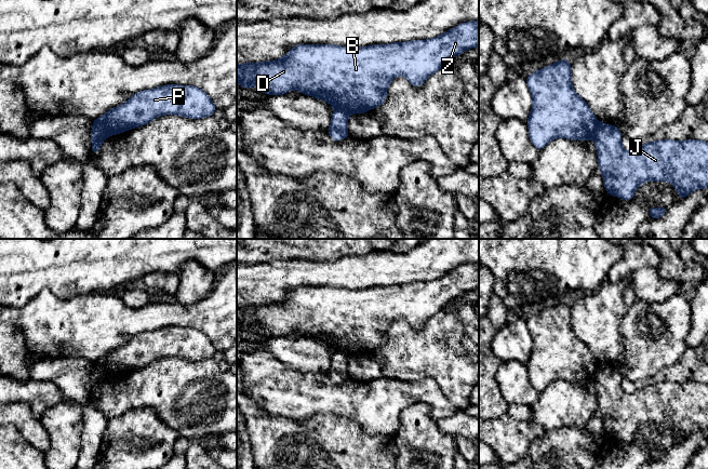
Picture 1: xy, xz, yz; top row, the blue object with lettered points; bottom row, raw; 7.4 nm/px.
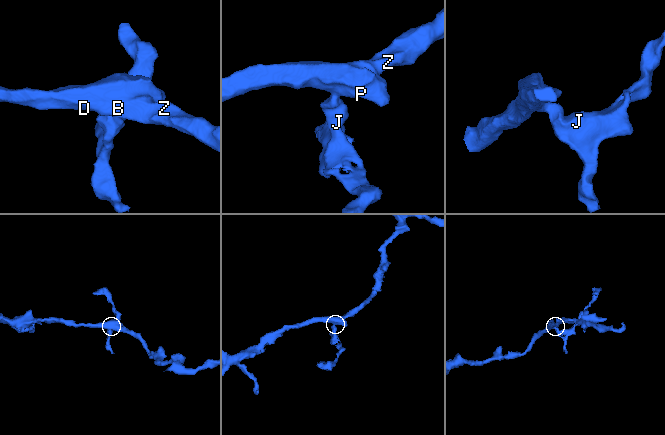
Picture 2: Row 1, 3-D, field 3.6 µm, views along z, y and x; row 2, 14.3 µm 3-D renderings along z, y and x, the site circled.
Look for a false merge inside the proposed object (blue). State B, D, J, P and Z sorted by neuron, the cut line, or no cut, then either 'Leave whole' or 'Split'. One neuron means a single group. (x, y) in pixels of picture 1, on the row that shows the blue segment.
Groups: B D P Z / J. Split along xy (93, 124), (107, 136). Split

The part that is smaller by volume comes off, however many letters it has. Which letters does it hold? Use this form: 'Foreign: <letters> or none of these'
Foreign: J

